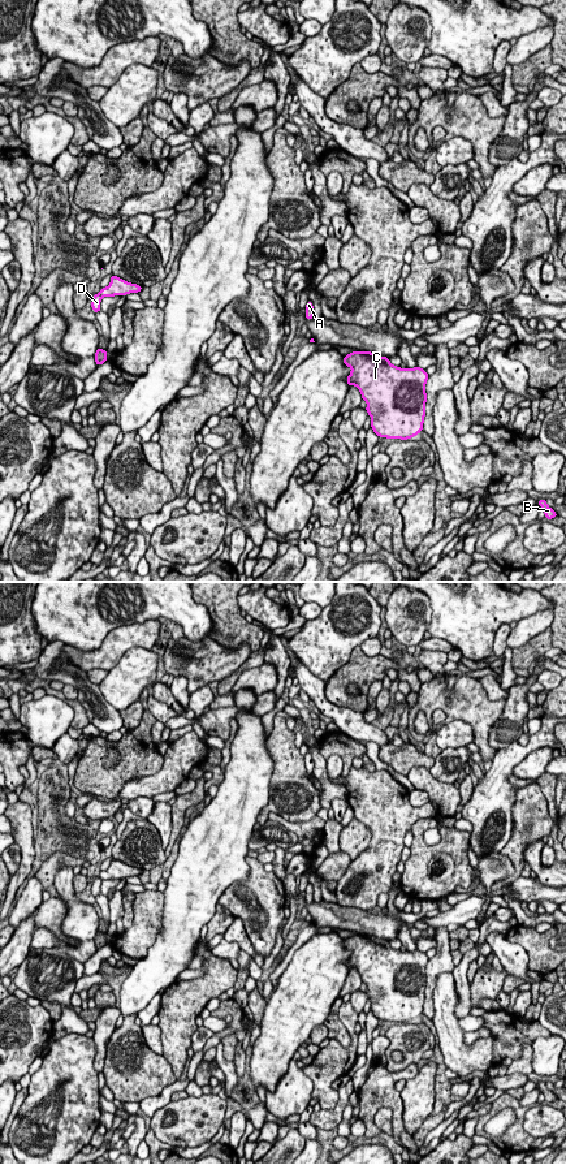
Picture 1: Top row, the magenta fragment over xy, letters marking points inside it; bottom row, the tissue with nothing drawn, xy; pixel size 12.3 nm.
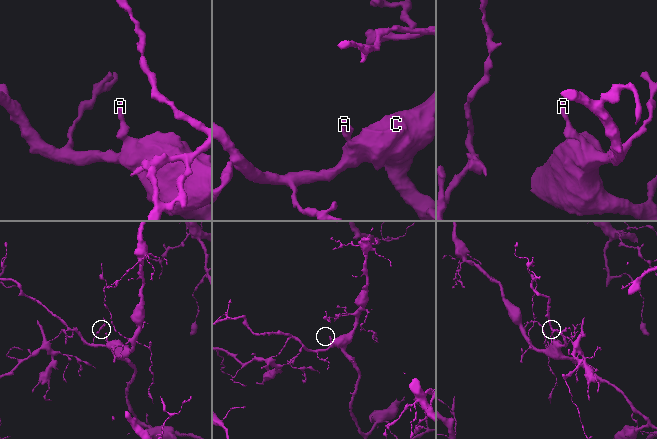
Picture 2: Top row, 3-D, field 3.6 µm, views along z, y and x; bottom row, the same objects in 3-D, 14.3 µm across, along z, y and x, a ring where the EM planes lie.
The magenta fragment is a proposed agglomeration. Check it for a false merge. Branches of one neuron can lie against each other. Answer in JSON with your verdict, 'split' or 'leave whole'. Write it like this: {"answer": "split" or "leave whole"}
{"answer": "split"}

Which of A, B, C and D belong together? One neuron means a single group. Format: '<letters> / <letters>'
A B C / D

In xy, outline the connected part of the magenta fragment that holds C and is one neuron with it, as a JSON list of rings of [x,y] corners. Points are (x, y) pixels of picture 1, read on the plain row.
[[[353,935],[344,940],[345,949],[351,952],[346,965],[355,968],[362,983],[367,985],[366,994],[371,1000],[371,1011],[379,1021],[409,1023],[423,1013],[425,1000],[425,967],[428,957],[420,950],[401,952],[393,949],[388,940],[371,935]]]

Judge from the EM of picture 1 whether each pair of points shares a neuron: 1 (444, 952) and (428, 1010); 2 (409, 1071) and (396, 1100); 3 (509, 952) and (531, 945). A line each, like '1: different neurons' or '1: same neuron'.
1: same neuron
2: same neuron
3: different neurons

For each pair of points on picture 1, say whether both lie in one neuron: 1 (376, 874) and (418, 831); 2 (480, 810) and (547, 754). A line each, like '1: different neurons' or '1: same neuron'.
1: different neurons
2: different neurons

